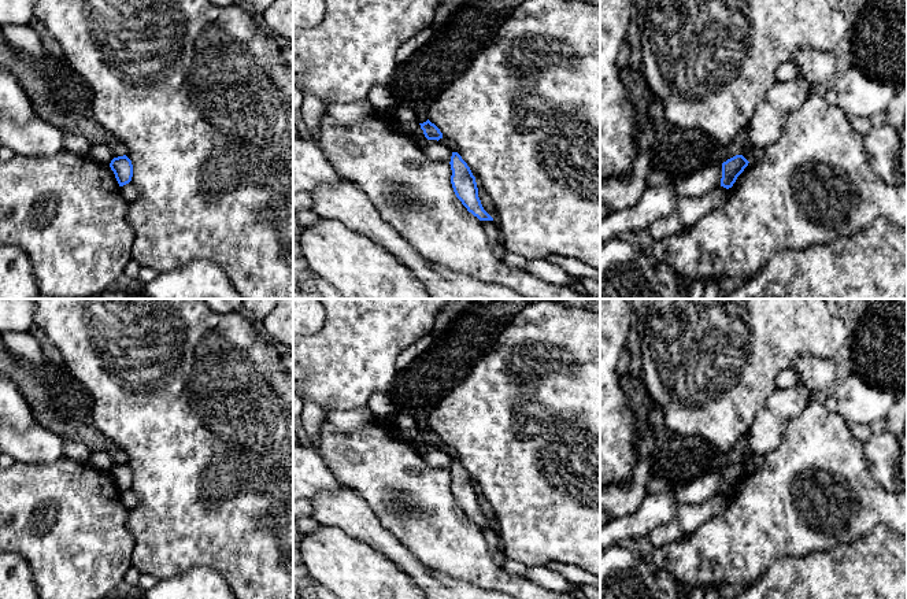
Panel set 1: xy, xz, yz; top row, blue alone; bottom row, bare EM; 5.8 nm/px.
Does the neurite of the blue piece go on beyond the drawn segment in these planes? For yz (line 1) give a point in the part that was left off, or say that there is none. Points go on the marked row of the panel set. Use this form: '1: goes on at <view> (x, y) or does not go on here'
1: does not go on here

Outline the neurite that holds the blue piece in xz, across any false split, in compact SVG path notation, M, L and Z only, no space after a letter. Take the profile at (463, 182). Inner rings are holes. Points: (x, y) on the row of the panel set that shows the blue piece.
M452 152L449 164L452 170L451 184L456 197L462 201L467 211L480 221L493 221L481 204L475 177L467 163L458 152Z

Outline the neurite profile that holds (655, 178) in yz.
M652 170L647 180L647 186L659 186L659 185L674 185L675 181L673 181L670 177L667 177L664 173L659 170Z

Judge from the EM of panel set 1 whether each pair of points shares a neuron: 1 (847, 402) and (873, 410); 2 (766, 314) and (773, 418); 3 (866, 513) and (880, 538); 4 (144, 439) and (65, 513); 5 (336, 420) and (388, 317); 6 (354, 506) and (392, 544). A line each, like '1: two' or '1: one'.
1: one
2: two
3: two
4: two
5: two
6: one

